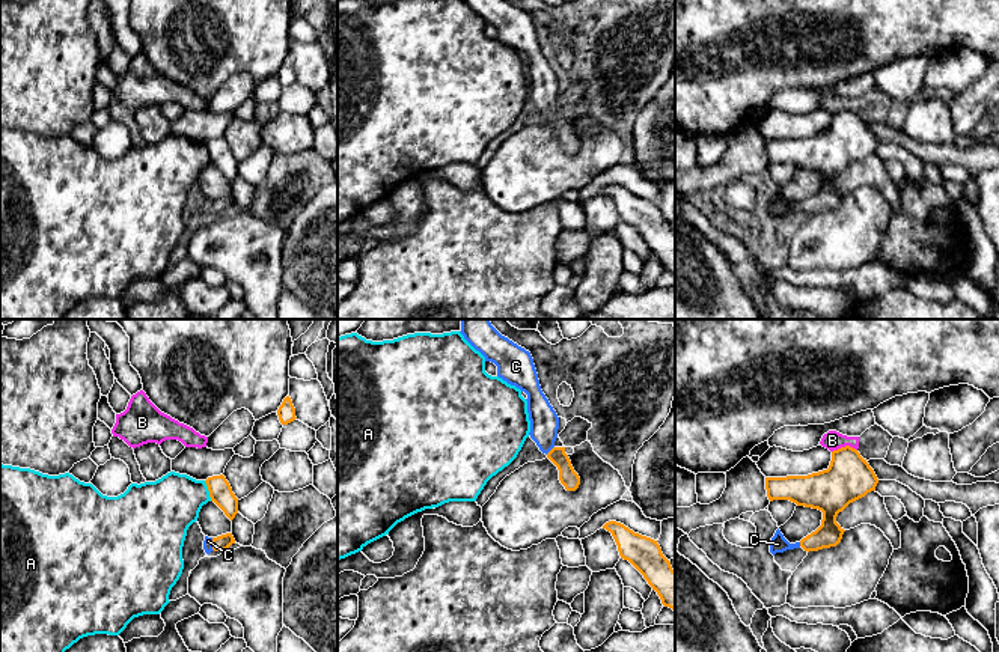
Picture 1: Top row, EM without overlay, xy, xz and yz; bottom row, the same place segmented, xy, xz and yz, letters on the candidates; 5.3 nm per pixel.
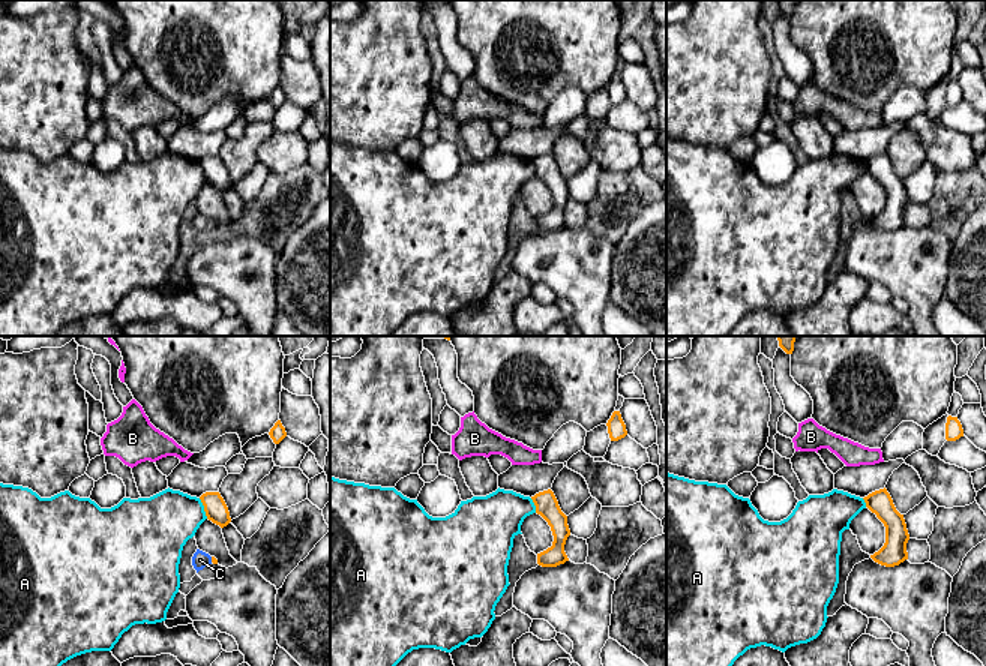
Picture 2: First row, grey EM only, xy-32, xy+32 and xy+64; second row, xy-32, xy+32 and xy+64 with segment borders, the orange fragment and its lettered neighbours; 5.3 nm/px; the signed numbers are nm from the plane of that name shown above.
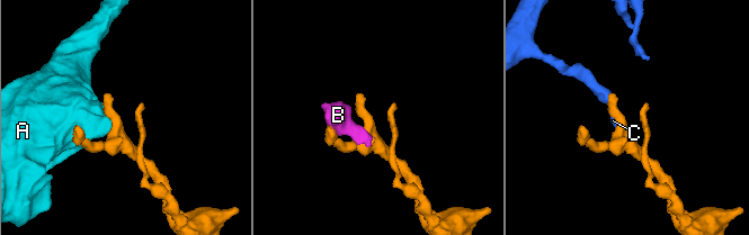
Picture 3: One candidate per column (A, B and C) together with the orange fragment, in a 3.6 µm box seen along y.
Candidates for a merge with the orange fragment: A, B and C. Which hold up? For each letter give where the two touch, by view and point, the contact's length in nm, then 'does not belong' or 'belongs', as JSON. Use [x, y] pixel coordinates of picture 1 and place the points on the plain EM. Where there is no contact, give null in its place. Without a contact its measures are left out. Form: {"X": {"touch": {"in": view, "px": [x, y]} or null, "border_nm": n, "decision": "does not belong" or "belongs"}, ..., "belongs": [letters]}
{"A": {"touch": {"in": "xy", "px": [208, 152]}, "border_nm": 120, "decision": "does not belong"}, "B": {"touch": {"in": "yz", "px": [846, 109]}, "border_nm": 140, "decision": "does not belong"}, "C": {"touch": {"in": "xy", "px": [213, 207]}, "border_nm": 70, "decision": "belongs"}, "belongs": ["C"]}

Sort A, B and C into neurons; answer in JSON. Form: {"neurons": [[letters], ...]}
{"neurons": [["A"], ["B"], ["C"]]}

